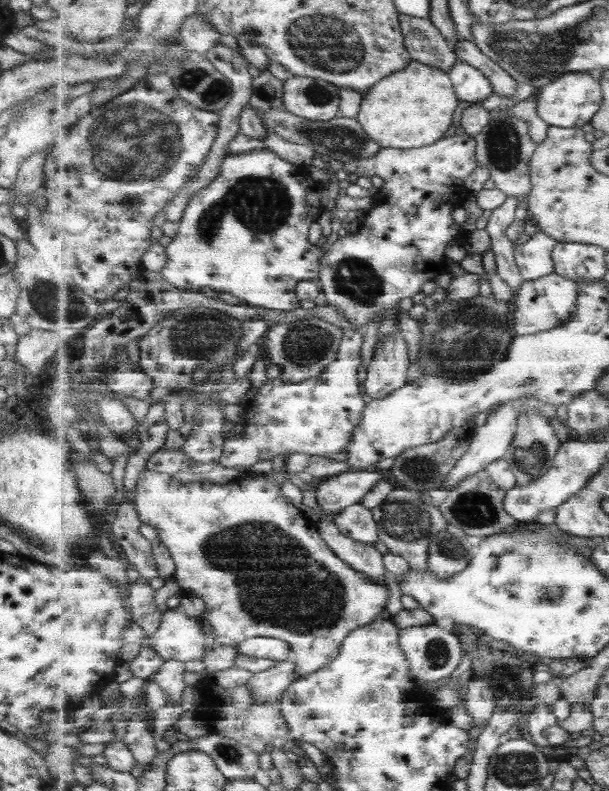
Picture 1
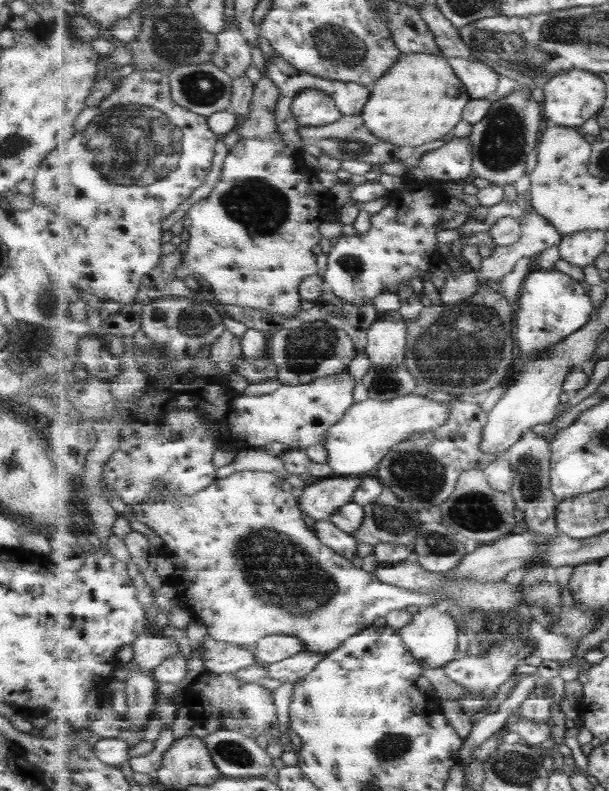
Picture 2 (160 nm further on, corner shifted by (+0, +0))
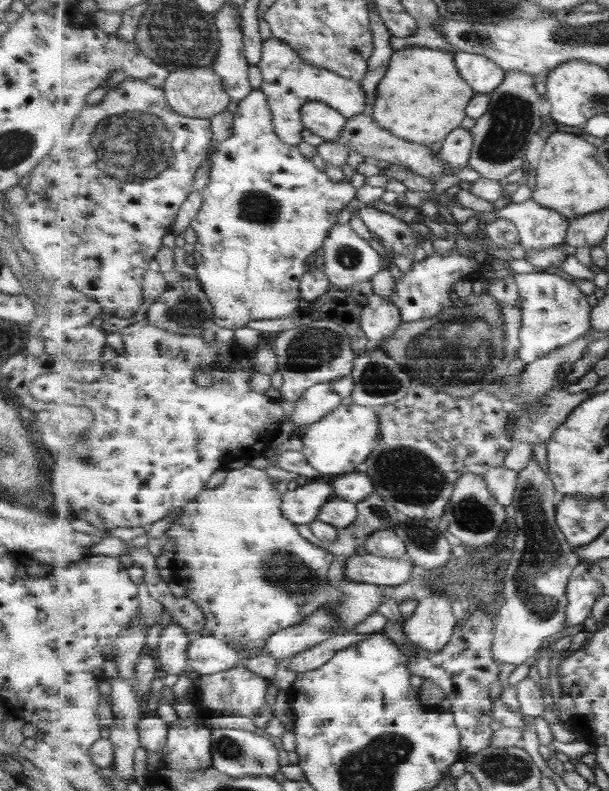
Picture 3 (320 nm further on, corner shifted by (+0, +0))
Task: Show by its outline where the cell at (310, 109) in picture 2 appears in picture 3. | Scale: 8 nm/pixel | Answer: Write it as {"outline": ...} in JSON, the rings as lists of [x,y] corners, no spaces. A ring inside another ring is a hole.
{"outline":[[[307,102],[301,114],[304,128],[326,142],[337,141],[347,125],[347,118],[325,102]]]}

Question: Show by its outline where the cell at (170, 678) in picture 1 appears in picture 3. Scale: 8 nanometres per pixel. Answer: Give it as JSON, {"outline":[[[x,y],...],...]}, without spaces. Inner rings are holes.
{"outline":[[[173,621],[162,630],[159,640],[155,654],[161,674],[180,675],[191,669],[187,654],[191,640],[187,638],[187,632],[180,625]]]}

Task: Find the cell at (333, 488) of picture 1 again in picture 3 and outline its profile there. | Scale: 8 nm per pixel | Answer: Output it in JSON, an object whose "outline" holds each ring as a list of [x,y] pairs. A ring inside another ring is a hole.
{"outline":[[[303,480],[293,490],[284,492],[282,510],[283,514],[295,524],[311,524],[318,519],[321,507],[330,501],[334,488],[330,481],[317,482]]]}

